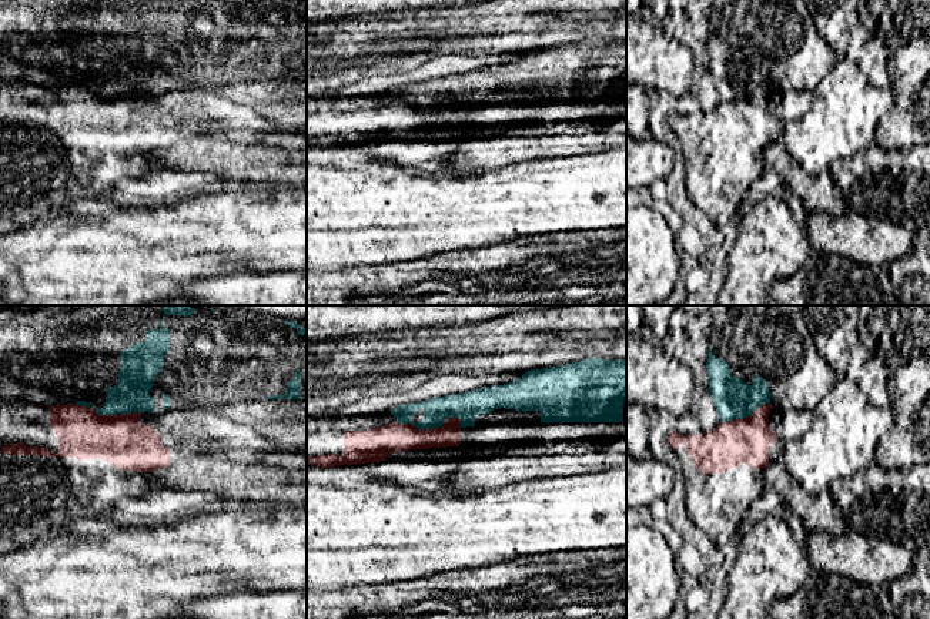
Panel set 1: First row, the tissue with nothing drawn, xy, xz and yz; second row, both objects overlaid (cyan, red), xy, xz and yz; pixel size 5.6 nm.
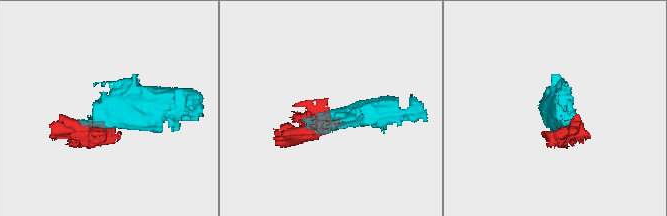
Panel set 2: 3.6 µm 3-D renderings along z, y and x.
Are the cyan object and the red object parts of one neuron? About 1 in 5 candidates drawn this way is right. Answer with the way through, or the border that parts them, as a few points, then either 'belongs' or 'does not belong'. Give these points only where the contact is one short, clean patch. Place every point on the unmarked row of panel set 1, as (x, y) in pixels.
does not belong

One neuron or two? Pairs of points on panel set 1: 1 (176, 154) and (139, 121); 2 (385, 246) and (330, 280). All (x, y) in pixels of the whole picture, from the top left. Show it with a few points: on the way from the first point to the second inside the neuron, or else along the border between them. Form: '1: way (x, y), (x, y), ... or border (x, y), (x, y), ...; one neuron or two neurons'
1: border (169, 144), (150, 153), (160, 167); two neurons
2: border (392, 263), (381, 265), (348, 264), (325, 270); two neurons

